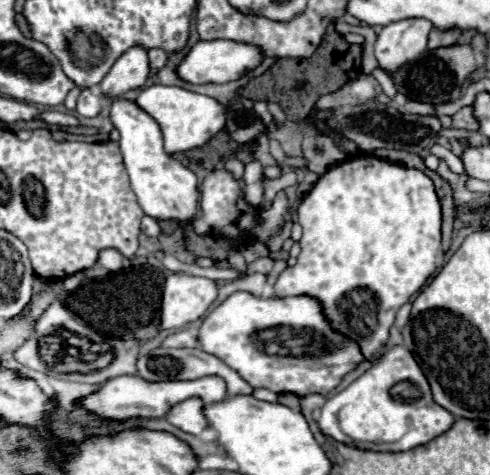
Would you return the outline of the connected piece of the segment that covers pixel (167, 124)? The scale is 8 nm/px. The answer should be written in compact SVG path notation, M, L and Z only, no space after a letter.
M154 84L154 86L142 88L140 96L136 98L136 104L160 124L160 130L164 134L164 150L168 154L186 152L186 150L204 146L214 134L218 134L224 128L226 116L228 116L228 108L220 104L216 98L190 92L180 86Z

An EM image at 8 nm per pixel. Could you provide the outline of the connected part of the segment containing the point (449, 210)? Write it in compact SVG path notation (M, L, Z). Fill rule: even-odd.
M424 170L436 186L436 194L442 204L442 250L450 248L450 238L452 238L452 228L454 228L454 198L452 198L452 188L450 184L438 176L434 170Z

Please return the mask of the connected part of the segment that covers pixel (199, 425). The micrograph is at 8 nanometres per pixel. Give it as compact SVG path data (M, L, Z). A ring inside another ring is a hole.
M188 398L170 410L166 420L184 432L200 434L208 426L208 420L202 410L204 410L204 402L200 398Z

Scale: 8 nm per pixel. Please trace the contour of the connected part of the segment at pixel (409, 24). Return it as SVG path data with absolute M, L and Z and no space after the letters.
M424 18L398 20L384 26L374 46L380 68L386 72L396 72L404 64L414 62L426 50L430 30L432 24Z

